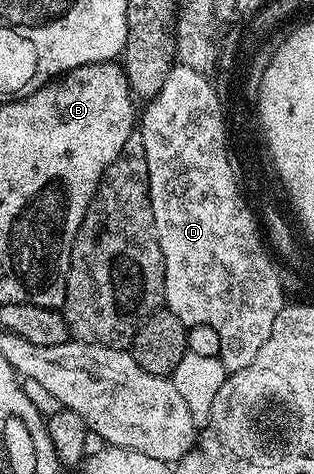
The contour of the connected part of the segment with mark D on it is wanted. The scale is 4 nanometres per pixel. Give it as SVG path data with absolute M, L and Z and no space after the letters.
M175 65L167 73L167 81L163 83L163 89L152 100L146 102L144 107L145 112L142 110L139 115L139 130L143 137L143 149L147 149L149 200L151 201L151 213L155 221L155 237L159 237L159 249L163 253L163 265L165 266L164 306L187 329L195 325L210 325L219 333L220 353L218 359L224 365L226 374L230 375L251 365L251 361L259 353L259 345L267 337L271 321L273 321L277 309L279 309L279 285L277 283L263 283L263 279L269 279L271 267L269 267L269 259L265 258L264 251L261 250L261 245L257 239L257 231L254 230L253 219L250 219L249 211L246 210L245 204L238 198L237 190L234 190L233 179L230 176L229 166L226 166L219 97L216 96L216 89L213 87L209 75L199 73L190 67Z

